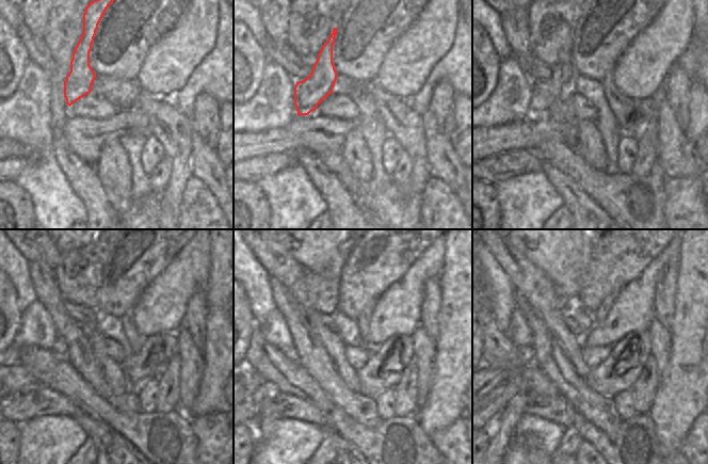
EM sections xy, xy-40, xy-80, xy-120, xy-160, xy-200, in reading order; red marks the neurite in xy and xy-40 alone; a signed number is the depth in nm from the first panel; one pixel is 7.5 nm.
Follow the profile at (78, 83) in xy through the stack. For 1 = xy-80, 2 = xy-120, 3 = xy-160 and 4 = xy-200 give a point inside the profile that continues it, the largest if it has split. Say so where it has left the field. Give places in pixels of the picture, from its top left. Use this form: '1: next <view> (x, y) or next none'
1: next xy-80 (560, 85)
2: next xy-120 (60, 346)
3: next xy-160 (290, 353)
4: next xy-200 (526, 354)

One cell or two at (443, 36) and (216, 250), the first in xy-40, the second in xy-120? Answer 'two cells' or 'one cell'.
two cells

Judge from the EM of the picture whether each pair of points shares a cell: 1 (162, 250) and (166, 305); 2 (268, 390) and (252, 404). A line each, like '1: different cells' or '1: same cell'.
1: different cells
2: same cell

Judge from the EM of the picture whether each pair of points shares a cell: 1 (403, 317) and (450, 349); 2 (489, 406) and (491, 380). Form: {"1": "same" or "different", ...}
{"1": "different", "2": "different"}

